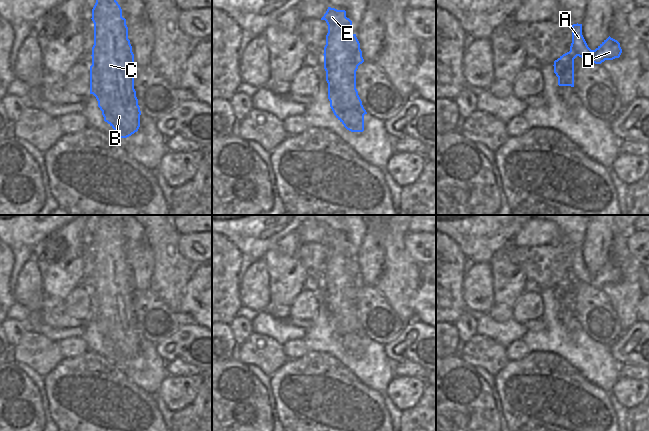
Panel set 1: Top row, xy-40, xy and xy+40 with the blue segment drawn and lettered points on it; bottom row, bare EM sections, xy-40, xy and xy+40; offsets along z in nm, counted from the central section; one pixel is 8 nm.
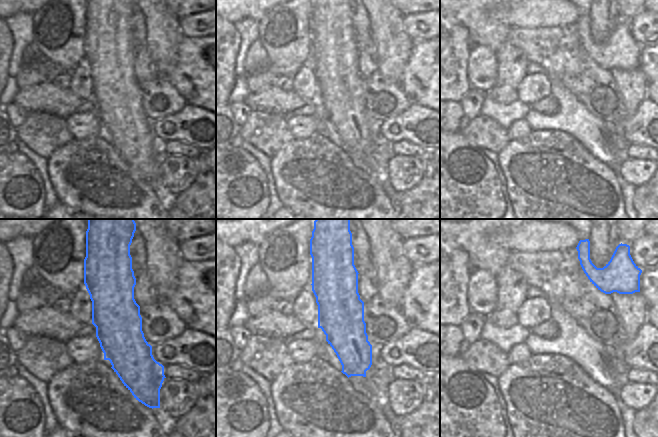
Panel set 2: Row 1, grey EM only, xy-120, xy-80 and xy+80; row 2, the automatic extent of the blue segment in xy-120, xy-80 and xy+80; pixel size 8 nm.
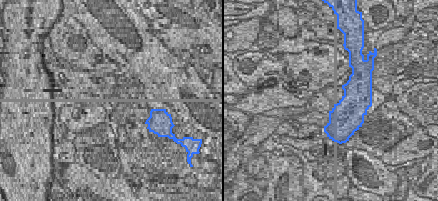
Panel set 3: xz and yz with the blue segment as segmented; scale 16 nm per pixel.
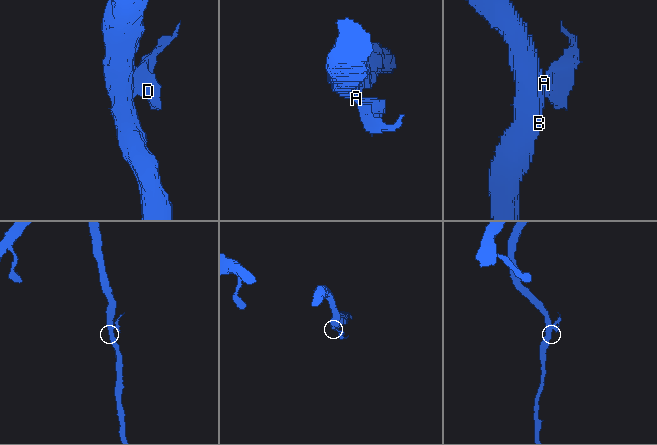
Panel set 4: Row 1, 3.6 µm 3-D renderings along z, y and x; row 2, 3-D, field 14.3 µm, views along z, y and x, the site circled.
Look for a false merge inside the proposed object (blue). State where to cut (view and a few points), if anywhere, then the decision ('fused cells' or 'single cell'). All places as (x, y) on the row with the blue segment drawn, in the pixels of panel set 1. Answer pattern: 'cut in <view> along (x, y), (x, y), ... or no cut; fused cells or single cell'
cut in xy along (351, 34), (350, 50), (358, 65); fused cells

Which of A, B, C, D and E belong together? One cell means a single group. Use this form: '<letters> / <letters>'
A D / B C E

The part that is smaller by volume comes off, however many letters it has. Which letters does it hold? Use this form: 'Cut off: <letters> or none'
Cut off: A, D

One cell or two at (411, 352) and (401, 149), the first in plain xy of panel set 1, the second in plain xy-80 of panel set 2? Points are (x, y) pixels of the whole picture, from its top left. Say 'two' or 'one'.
two

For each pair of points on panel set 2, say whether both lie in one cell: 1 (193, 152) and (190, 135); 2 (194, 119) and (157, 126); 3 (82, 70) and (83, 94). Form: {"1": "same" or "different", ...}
{"1": "different", "2": "same", "3": "same"}

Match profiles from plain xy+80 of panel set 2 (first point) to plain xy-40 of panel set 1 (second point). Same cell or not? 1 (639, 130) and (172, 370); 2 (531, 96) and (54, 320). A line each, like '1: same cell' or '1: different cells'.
1: different cells
2: different cells

